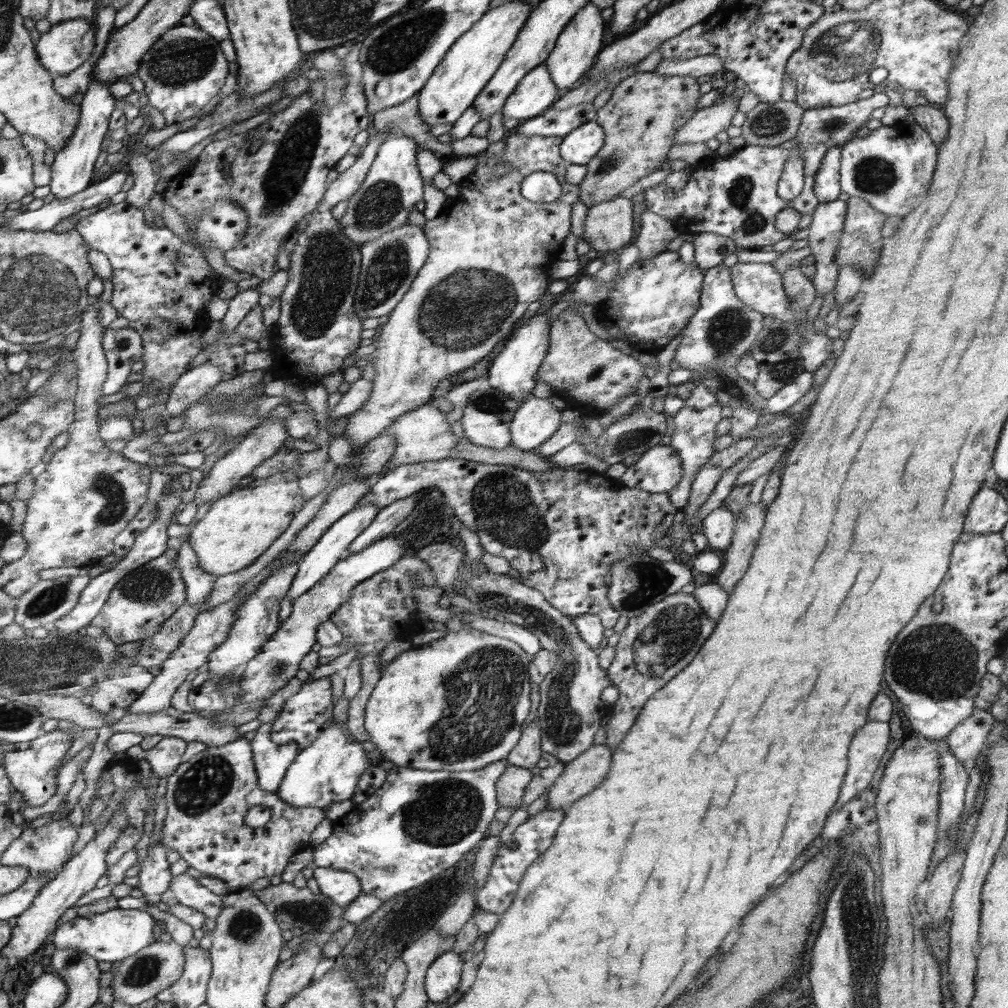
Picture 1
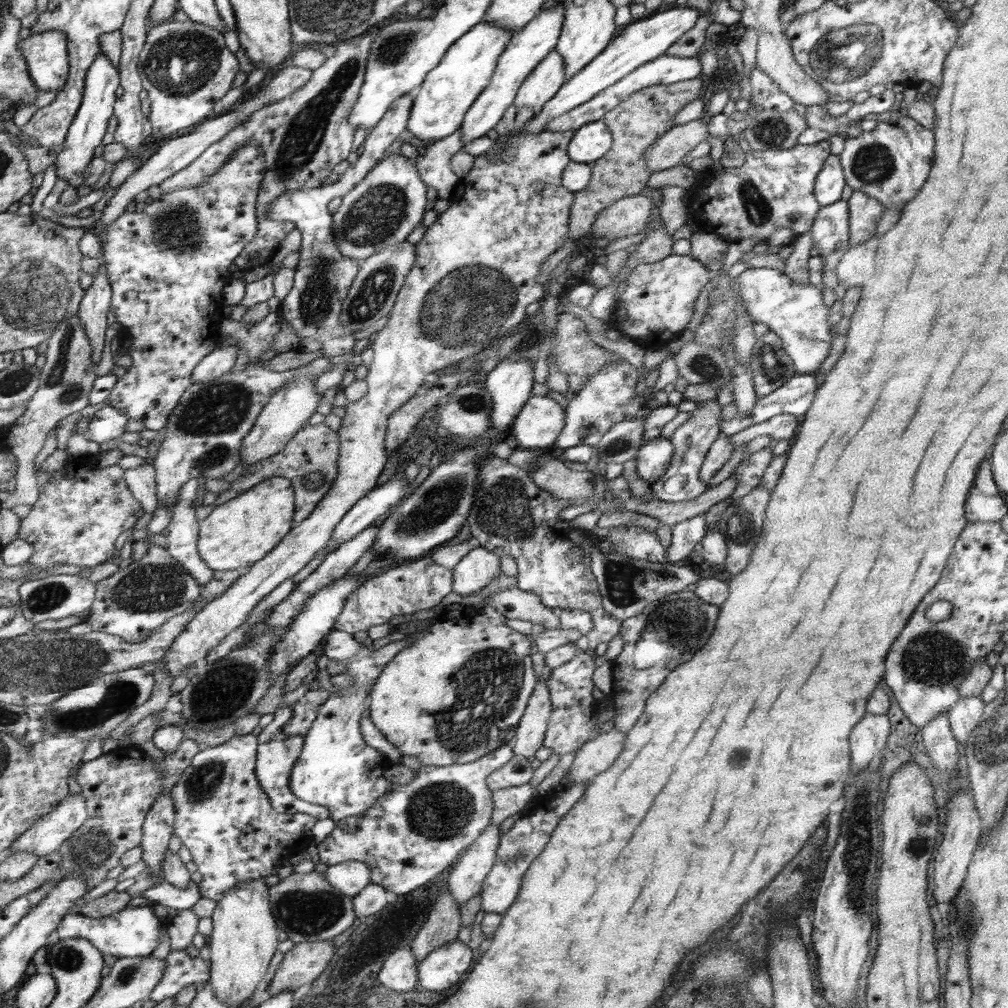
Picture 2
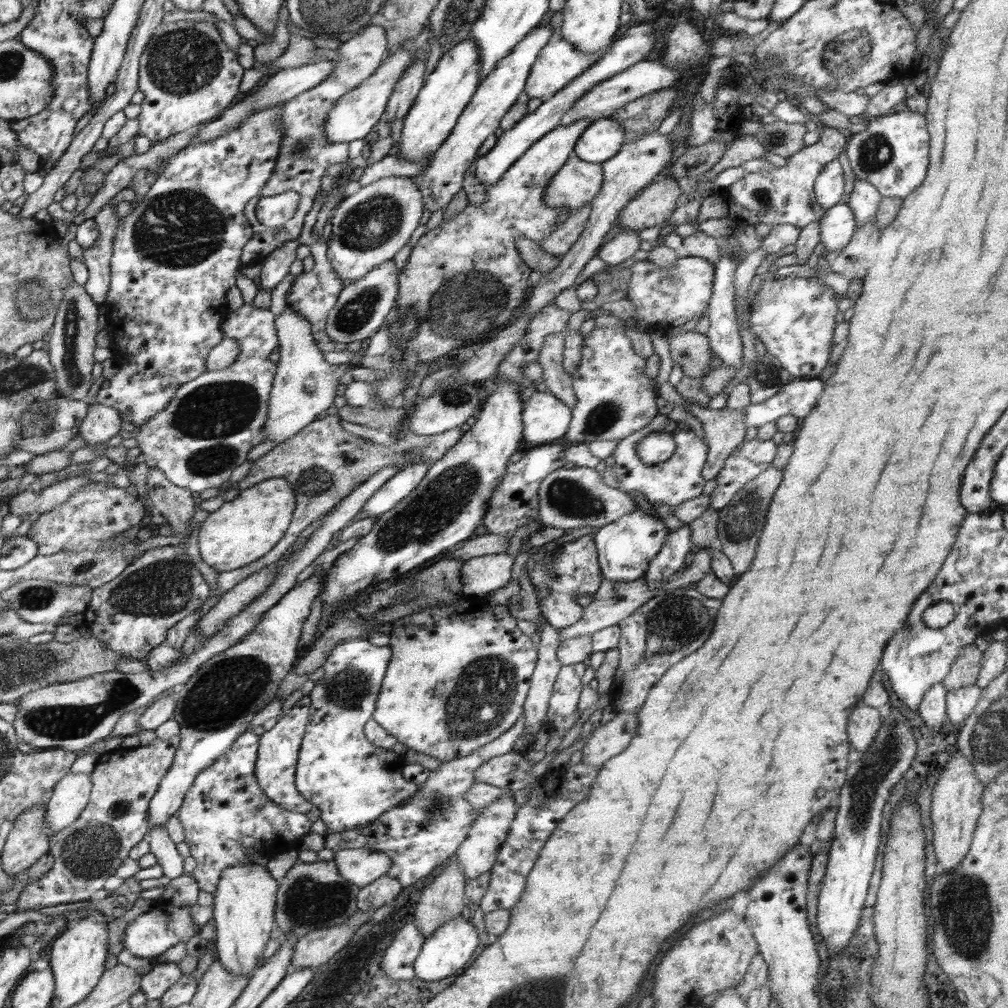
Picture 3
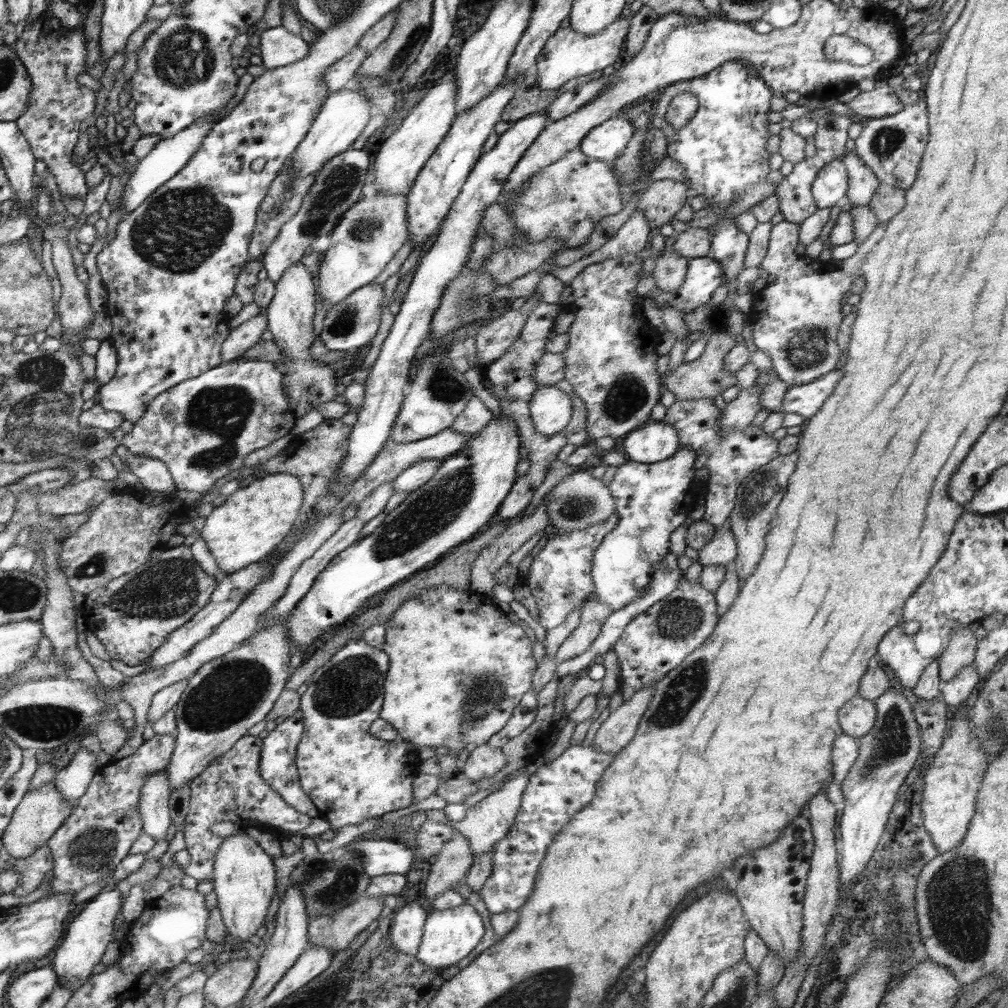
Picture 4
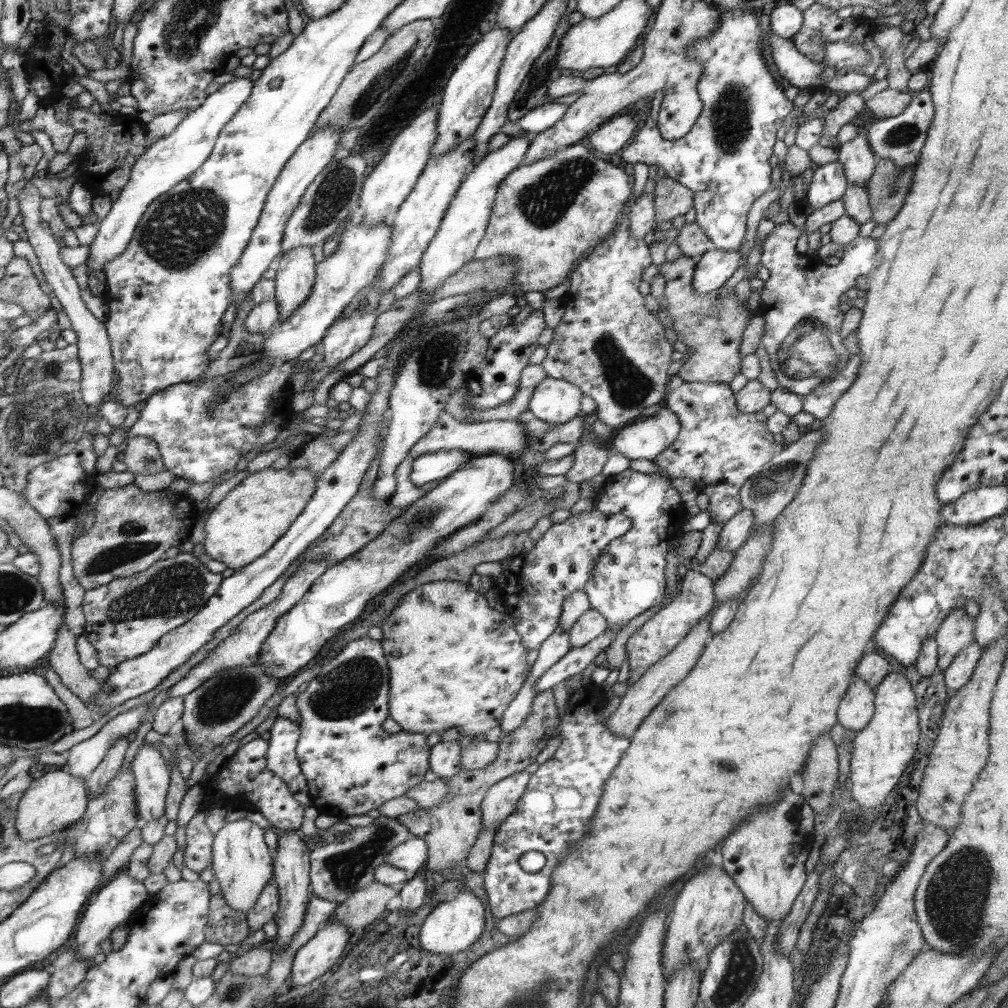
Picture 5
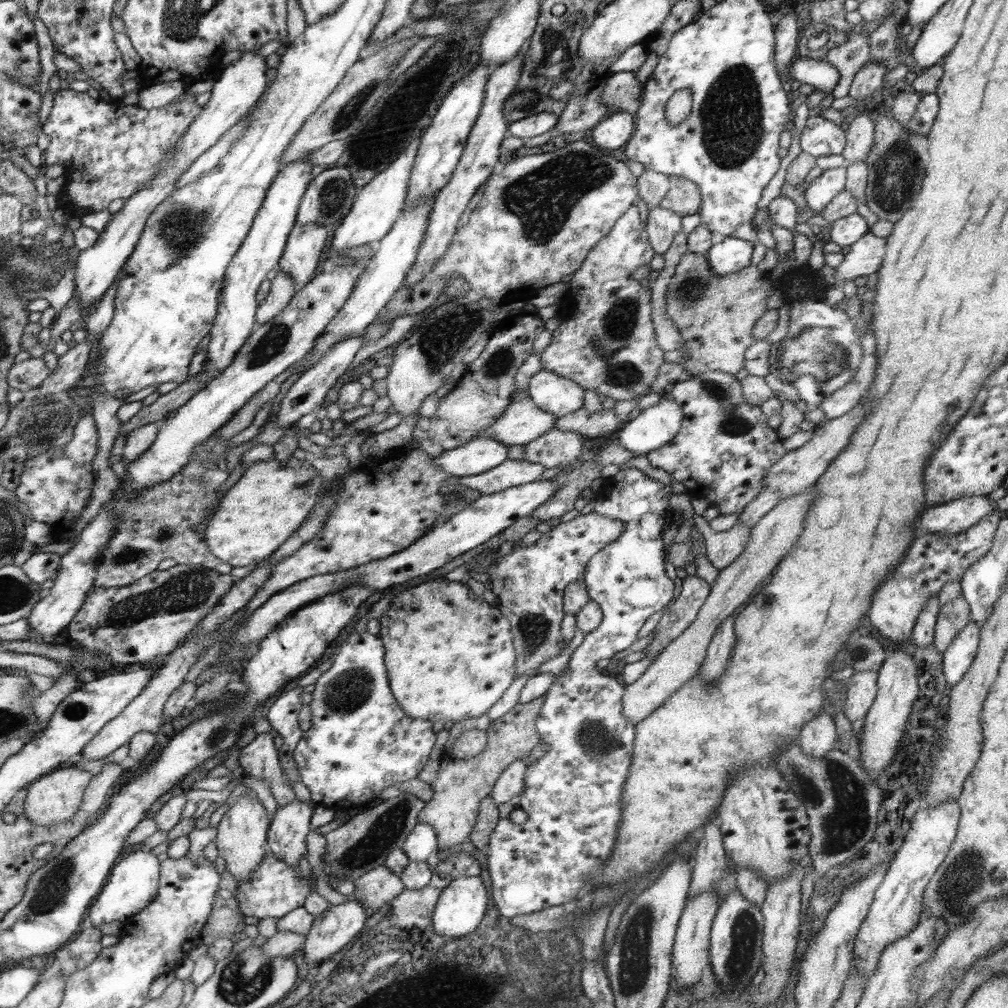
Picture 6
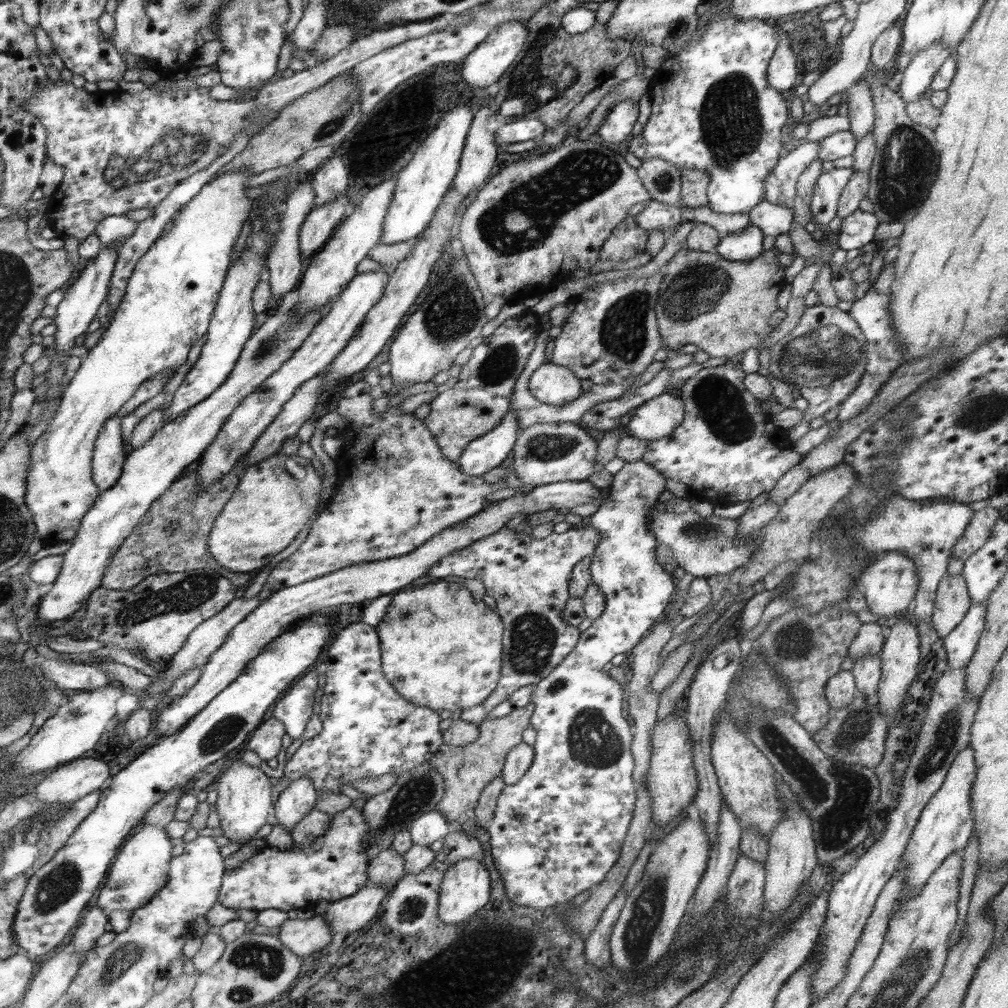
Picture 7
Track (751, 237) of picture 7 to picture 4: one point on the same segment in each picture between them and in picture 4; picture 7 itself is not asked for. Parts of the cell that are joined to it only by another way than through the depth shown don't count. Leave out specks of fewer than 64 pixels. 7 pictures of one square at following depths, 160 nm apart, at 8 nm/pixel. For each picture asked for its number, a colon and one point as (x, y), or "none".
4: (704, 275)
5: (713, 268)
6: (733, 254)

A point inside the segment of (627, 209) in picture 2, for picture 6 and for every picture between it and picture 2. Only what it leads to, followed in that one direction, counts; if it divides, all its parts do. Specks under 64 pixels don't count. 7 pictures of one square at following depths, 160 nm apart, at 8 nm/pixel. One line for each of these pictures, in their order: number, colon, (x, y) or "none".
3: (653, 205)
4: (662, 199)
5: (671, 198)
6: (684, 197)

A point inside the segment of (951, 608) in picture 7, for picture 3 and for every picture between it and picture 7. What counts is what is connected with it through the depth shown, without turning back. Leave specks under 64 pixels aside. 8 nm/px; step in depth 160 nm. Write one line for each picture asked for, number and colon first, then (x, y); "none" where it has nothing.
3: (964, 672)
4: (961, 650)
5: (954, 634)
6: (955, 615)

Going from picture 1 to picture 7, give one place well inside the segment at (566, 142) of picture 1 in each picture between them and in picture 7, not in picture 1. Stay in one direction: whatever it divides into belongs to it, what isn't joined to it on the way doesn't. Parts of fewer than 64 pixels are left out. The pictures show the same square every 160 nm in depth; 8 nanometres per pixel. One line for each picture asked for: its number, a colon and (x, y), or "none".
2: (589, 143)
3: (603, 139)
4: (607, 142)
5: (615, 134)
6: (614, 131)
7: (617, 127)

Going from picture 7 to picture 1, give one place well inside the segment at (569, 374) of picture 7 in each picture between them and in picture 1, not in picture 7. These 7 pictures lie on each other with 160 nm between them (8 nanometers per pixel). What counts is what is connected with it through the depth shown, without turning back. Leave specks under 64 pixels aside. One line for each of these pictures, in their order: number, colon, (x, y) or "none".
1: (536, 421)
2: (542, 421)
3: (547, 418)
4: (551, 409)
5: (555, 401)
6: (553, 393)

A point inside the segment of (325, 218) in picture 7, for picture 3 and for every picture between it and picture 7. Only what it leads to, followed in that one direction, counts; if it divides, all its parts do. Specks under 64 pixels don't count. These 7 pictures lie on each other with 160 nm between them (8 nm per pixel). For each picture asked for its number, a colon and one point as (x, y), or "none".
3: (305, 386)
4: (308, 382)
5: (294, 281)
6: (306, 243)

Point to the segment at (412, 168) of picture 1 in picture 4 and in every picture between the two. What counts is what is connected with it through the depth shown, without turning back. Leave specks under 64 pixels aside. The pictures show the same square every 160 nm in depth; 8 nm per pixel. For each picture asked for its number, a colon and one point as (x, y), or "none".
2: (388, 204)
3: (368, 228)
4: (366, 237)

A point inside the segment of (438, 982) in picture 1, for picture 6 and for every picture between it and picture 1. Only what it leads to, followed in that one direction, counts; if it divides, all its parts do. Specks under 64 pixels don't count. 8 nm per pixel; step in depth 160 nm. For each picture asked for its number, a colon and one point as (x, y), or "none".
2: (444, 967)
3: (448, 950)
4: (449, 935)
5: (452, 927)
6: (462, 904)

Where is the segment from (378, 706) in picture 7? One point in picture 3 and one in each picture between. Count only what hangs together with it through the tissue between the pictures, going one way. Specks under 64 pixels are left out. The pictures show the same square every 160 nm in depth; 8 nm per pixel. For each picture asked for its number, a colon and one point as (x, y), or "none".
3: (353, 782)
4: (352, 776)
5: (352, 766)
6: (361, 741)

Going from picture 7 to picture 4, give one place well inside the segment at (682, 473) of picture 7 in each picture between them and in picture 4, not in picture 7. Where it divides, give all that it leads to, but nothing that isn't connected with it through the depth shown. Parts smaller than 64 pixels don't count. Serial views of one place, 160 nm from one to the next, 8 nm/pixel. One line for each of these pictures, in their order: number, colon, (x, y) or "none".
4: (733, 456)
5: (719, 448)
6: (724, 449)

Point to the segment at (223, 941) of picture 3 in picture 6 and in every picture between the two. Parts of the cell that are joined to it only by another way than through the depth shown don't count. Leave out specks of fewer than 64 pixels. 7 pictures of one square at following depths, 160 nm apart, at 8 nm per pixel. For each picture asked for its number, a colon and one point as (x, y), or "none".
4: (243, 882)
5: (242, 863)
6: (241, 834)

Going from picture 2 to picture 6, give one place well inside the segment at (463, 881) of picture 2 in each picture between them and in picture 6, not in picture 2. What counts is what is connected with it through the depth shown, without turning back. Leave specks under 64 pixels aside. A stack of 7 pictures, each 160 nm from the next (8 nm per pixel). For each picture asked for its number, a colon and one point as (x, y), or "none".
3: (477, 855)
4: (486, 822)
5: (500, 801)
6: (512, 781)

